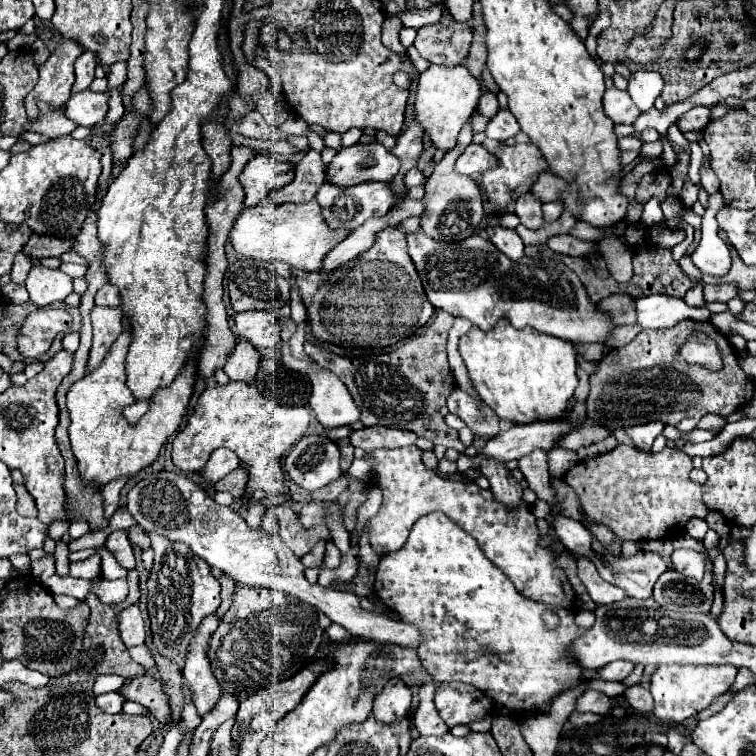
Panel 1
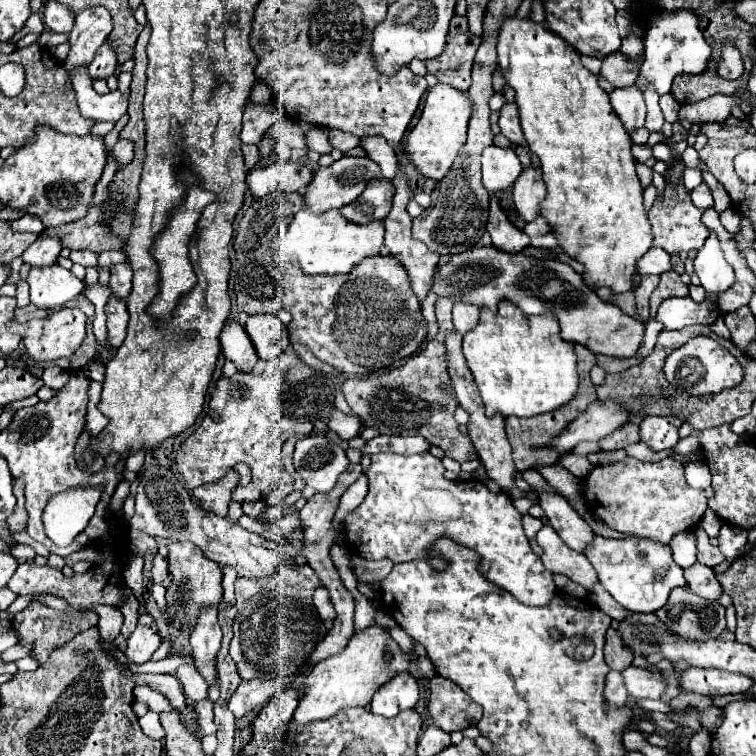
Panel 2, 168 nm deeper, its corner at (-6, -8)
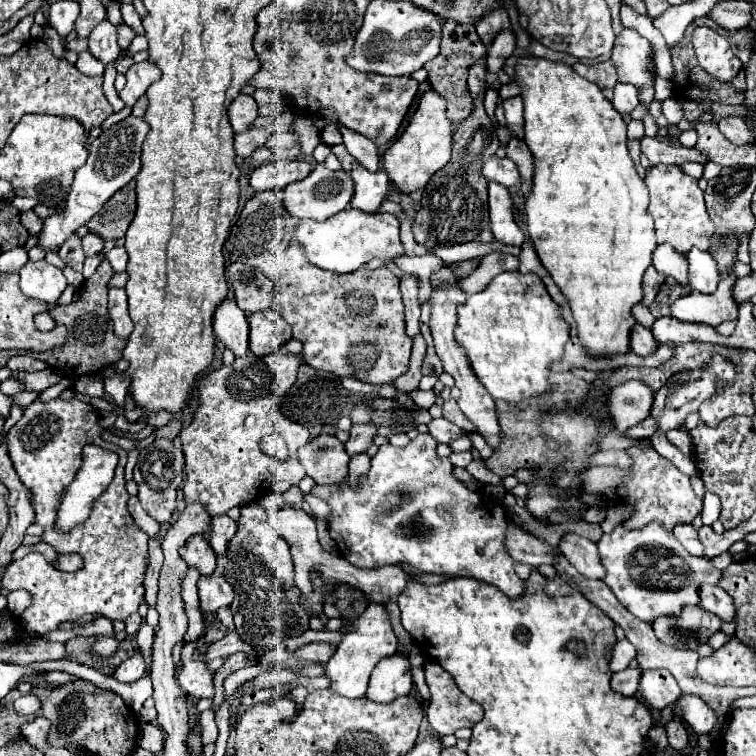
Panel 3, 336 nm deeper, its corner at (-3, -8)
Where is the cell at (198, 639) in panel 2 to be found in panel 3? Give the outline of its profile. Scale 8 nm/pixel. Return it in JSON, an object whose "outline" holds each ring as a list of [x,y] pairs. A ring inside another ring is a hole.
{"outline":[[[213,574],[209,578],[199,578],[197,588],[199,588],[199,600],[201,600],[199,608],[203,612],[203,620],[217,630],[225,630],[225,626],[221,622],[211,620],[209,614],[211,614],[211,610],[217,610],[221,606],[229,606],[233,602],[233,590],[227,584],[227,580],[219,574]]]}

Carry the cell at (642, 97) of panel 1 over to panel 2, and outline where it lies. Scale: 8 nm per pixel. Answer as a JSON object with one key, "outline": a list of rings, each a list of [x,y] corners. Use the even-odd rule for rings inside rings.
{"outline":[[[672,10],[658,12],[658,16],[650,22],[650,28],[644,36],[644,62],[640,66],[638,88],[652,84],[658,94],[668,94],[674,76],[678,74],[700,74],[708,66],[710,46],[706,44],[700,28],[698,14],[694,10]]]}

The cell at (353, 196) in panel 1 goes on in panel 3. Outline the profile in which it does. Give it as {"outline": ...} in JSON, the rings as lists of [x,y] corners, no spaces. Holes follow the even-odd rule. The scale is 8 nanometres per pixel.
{"outline":[[[355,166],[351,170],[351,178],[355,182],[355,196],[351,200],[351,208],[359,208],[363,212],[379,212],[383,200],[389,194],[391,182],[385,170],[369,172],[363,166]]]}

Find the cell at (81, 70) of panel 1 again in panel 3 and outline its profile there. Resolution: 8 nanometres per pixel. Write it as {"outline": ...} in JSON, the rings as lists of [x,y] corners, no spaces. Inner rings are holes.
{"outline":[[[103,20],[101,24],[97,24],[89,36],[89,52],[101,60],[103,64],[109,64],[113,62],[121,48],[117,46],[117,28],[109,22],[109,20]]]}

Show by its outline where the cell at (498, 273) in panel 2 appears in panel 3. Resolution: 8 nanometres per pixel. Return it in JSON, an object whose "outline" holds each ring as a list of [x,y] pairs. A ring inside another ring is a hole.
{"outline":[[[635,324],[631,328],[631,334],[629,334],[629,348],[631,348],[633,354],[649,356],[657,348],[657,342],[653,340],[653,334],[651,334],[649,328],[643,328],[641,324]]]}

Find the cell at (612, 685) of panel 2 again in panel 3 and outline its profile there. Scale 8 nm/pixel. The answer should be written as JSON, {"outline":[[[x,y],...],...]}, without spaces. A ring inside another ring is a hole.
{"outline":[[[625,668],[615,672],[611,678],[611,688],[623,696],[633,696],[637,692],[637,682],[641,676],[641,668]]]}

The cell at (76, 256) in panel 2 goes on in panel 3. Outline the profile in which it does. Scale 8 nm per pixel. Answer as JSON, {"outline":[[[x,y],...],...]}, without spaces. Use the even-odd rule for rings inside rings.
{"outline":[[[87,234],[83,240],[81,240],[81,246],[83,246],[83,252],[85,256],[95,256],[103,250],[103,240],[99,236],[93,236],[93,234]]]}

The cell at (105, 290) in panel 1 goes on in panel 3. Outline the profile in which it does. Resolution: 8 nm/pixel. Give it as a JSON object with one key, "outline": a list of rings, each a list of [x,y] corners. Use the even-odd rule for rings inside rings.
{"outline":[[[121,246],[121,248],[113,248],[113,250],[109,250],[107,254],[105,254],[105,258],[111,262],[111,268],[113,268],[113,272],[125,272],[125,266],[127,266],[127,252],[125,252],[125,248]]]}

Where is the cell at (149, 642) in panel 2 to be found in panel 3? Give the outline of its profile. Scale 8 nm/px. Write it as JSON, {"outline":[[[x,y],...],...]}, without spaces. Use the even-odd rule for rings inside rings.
{"outline":[[[137,648],[131,658],[127,658],[123,664],[117,666],[115,678],[119,682],[133,682],[133,680],[139,680],[143,676],[143,672],[145,672],[145,662],[143,662],[141,650]]]}

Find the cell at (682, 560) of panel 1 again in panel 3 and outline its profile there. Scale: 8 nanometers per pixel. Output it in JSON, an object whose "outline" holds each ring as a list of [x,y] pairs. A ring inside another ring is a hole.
{"outline":[[[707,584],[707,586],[701,586],[699,588],[699,604],[705,608],[705,610],[709,610],[709,612],[713,612],[713,614],[717,614],[721,620],[733,620],[735,618],[735,608],[733,608],[733,600],[731,600],[731,596],[727,594],[727,592],[723,592],[719,586],[711,586],[711,584]]]}

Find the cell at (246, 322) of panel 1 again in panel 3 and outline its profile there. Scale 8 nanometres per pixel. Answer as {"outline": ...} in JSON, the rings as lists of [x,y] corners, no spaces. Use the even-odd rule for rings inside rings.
{"outline":[[[275,310],[249,316],[249,350],[267,356],[291,340],[291,326]]]}

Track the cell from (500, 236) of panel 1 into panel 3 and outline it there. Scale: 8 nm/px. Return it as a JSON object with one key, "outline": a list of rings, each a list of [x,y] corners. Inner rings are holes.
{"outline":[[[489,182],[489,218],[491,218],[491,232],[495,240],[509,246],[523,244],[525,234],[519,230],[519,226],[513,220],[511,196],[507,188],[495,182]]]}

